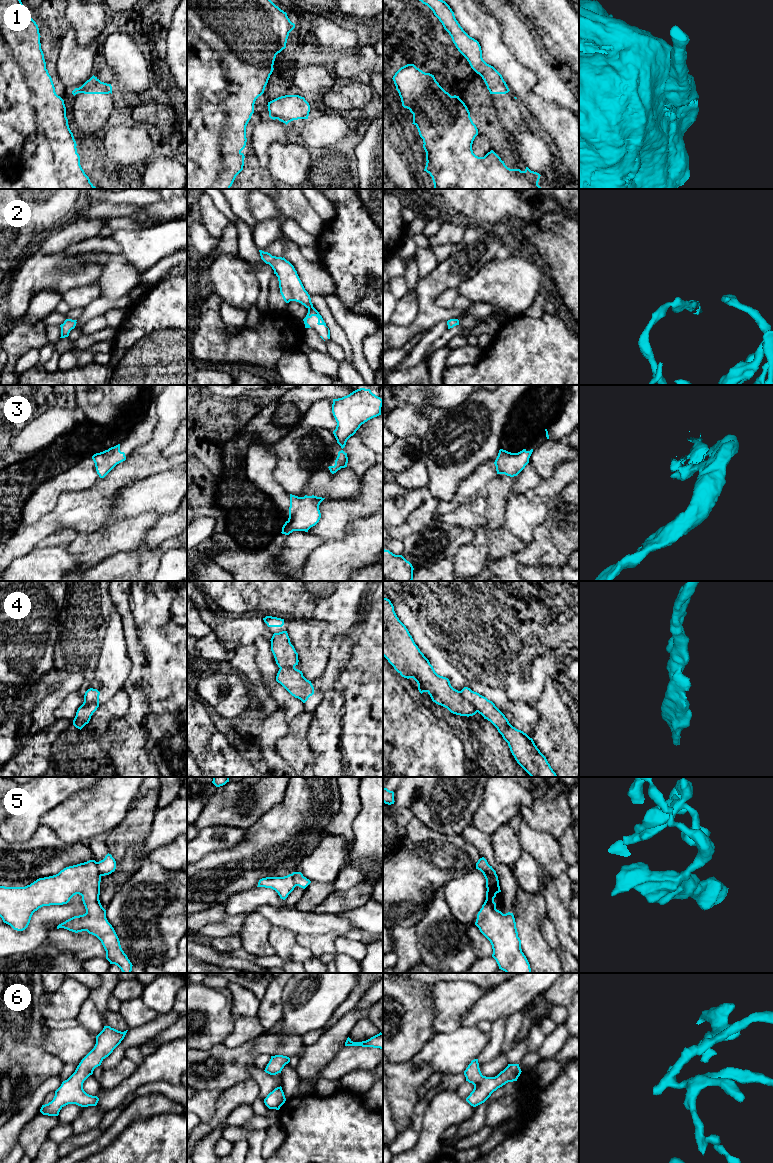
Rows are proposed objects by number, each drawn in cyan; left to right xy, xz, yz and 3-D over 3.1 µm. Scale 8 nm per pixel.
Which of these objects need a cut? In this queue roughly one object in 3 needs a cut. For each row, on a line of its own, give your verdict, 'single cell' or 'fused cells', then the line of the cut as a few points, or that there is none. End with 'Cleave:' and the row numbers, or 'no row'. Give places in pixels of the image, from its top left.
1: fused cells; cut in xz along (269, 115), (277, 118)
2: single cell; no cut
3: single cell; no cut
4: fused cells; cut in yz along (459, 691), (477, 711)
5: fused cells; cut in xy along (96, 862), (97, 869), (102, 875)
6: single cell; no cut
Cleave: 1, 4, 5

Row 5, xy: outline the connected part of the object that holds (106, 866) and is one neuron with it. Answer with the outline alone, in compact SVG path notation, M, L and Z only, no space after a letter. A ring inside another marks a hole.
M107 854L105 858L97 862L97 867L102 876L109 875L116 869L116 861L111 854Z

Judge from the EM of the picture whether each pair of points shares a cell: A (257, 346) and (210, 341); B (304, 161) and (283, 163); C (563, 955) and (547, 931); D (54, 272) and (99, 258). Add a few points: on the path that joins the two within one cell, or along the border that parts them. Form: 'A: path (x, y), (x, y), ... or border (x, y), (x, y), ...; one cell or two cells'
A: path (245, 346), (222, 346); one cell
B: path (299, 161), (288, 163); one cell
C: path (559, 949), (551, 937); one cell
D: path (65, 272), (81, 271), (88, 266); one cell

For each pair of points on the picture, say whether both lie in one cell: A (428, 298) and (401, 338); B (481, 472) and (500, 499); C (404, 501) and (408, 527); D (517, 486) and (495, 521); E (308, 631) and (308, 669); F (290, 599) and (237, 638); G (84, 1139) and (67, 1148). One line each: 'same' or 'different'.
A: same
B: different
C: different
D: same
E: same
F: different
G: same

